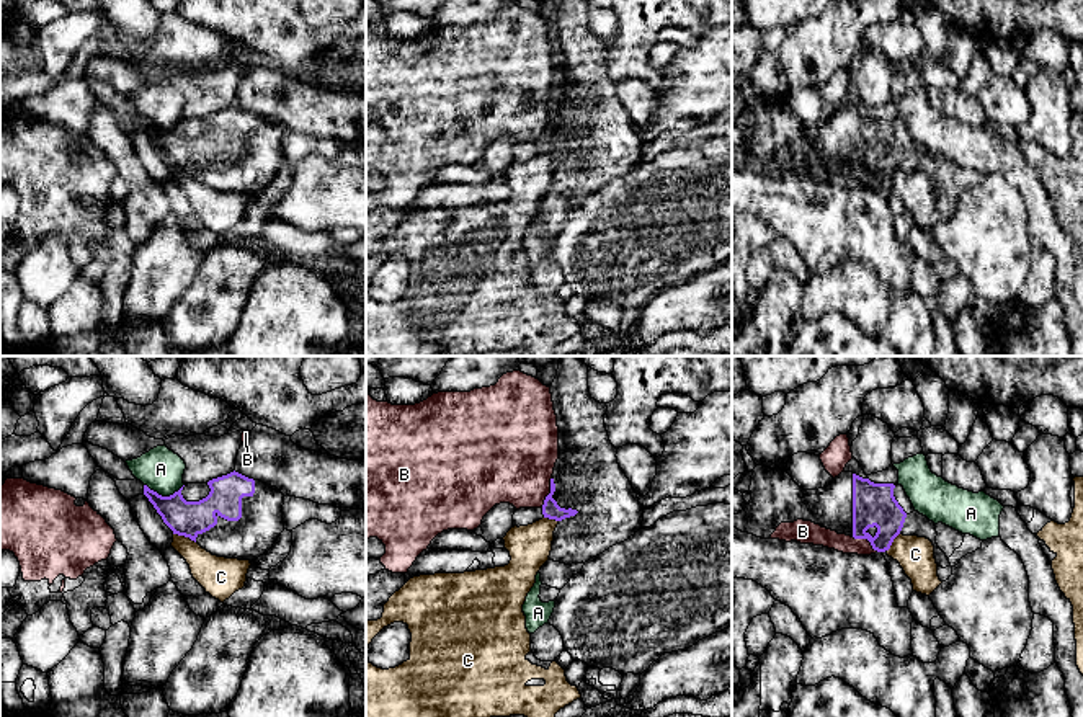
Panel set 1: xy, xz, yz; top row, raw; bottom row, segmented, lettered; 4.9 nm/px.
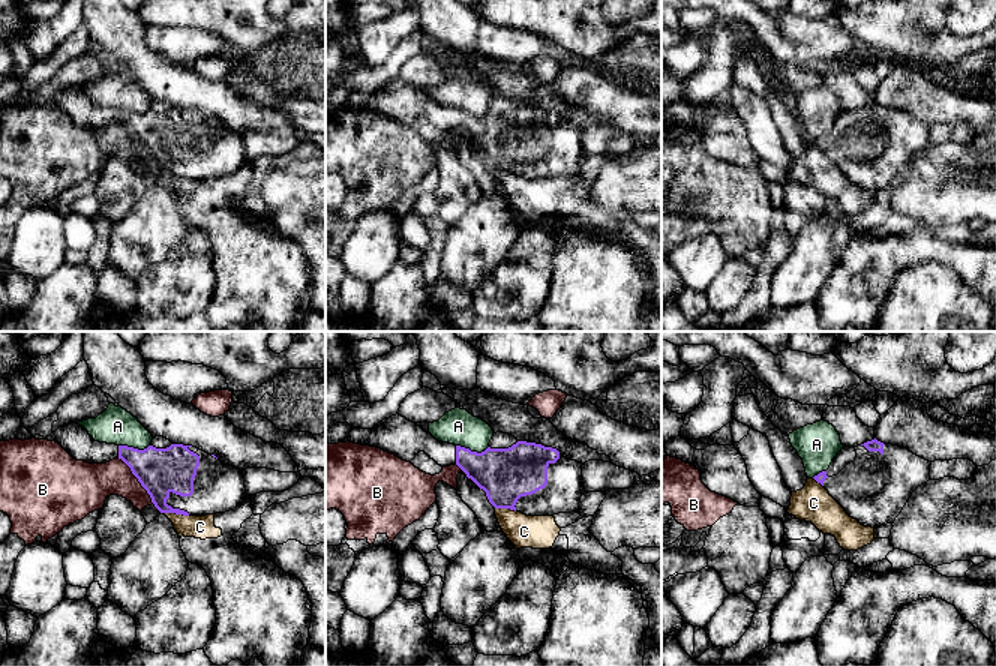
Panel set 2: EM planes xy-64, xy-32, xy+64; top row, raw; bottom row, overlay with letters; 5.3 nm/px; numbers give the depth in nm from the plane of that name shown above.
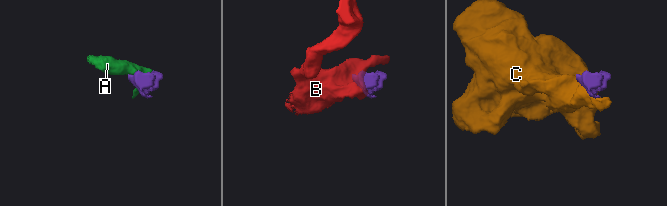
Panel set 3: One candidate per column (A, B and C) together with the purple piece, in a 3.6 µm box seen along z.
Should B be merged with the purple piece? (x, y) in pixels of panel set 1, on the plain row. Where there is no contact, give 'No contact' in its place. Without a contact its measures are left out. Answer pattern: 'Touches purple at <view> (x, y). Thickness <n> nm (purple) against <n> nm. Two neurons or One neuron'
Touches purple at xz (551, 126). Thickness 90 nm (purple) against 420 nm. Two neurons

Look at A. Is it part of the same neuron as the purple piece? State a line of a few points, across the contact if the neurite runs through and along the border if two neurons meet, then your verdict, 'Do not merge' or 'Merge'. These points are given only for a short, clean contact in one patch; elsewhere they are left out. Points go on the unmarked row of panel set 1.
Line: xy (144, 118), (162, 129), (172, 129), (183, 120). Do not merge

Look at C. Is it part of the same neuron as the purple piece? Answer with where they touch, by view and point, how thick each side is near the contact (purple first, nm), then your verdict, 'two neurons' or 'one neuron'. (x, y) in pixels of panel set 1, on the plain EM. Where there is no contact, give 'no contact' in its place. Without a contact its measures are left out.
xy (185, 170) | 180/190 nm | two neurons

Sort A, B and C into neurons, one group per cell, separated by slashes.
A / B / C

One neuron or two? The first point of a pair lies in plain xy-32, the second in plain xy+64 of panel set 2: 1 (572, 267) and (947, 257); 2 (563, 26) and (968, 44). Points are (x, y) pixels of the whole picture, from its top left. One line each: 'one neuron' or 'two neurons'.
1: two neurons
2: one neuron

